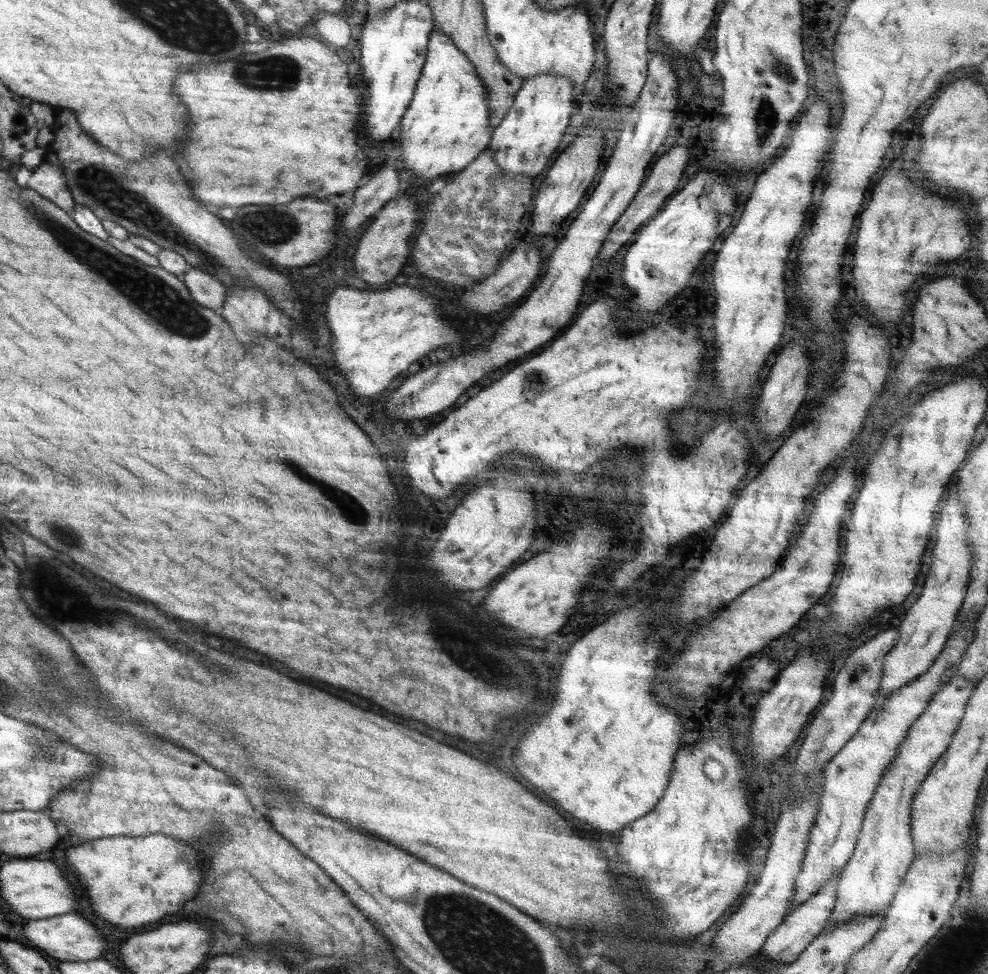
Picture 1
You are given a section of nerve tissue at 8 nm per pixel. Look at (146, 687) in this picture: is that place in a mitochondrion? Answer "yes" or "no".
no

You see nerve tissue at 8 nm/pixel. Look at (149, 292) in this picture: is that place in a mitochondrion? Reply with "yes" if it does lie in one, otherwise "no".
yes

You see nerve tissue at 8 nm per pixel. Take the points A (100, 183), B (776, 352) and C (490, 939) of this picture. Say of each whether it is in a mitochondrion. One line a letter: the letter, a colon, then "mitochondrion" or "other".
A: mitochondrion
B: other
C: mitochondrion

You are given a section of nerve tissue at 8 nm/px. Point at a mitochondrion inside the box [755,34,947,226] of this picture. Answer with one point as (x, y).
(779, 66)

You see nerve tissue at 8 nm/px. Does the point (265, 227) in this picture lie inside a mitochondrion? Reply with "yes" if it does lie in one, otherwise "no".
yes

